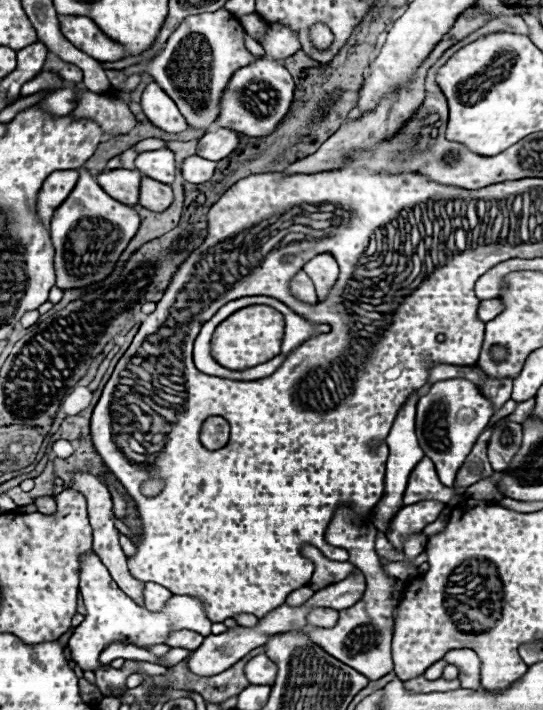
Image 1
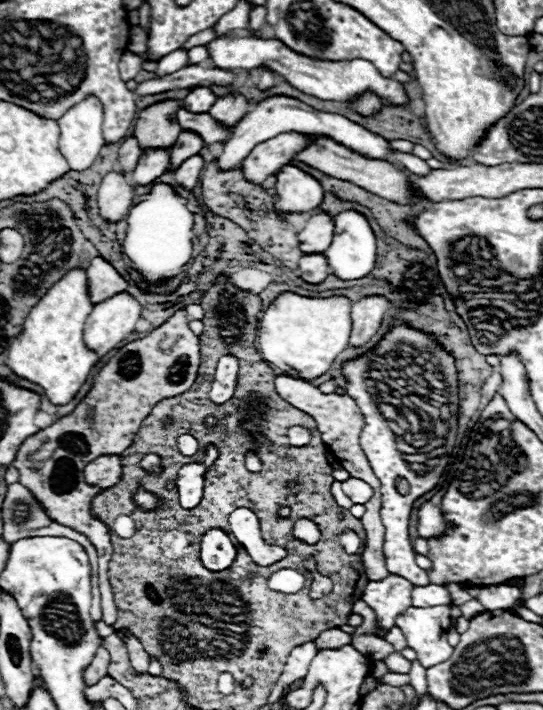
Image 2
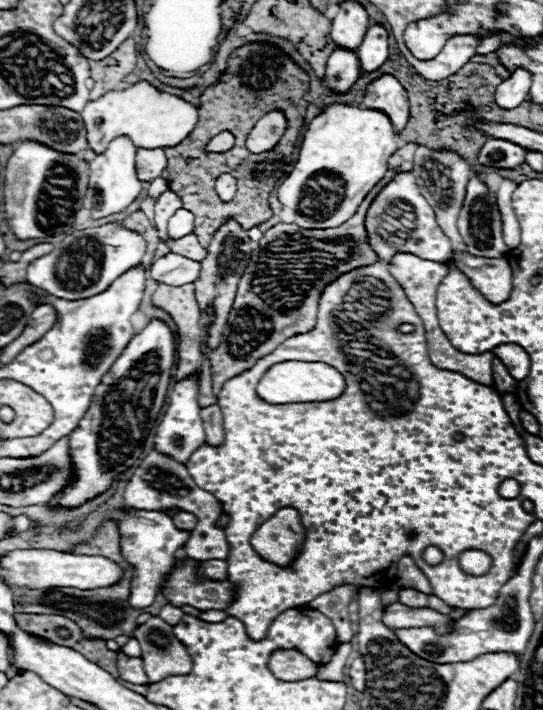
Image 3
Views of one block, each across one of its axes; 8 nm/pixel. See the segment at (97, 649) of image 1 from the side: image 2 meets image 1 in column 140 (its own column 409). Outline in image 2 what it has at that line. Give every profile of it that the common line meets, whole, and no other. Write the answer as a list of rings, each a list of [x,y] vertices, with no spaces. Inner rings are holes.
[[[450,606],[408,608],[396,626],[404,632],[406,642],[418,654],[418,662],[424,668],[436,666],[452,656],[452,646],[446,640],[450,628]]]

